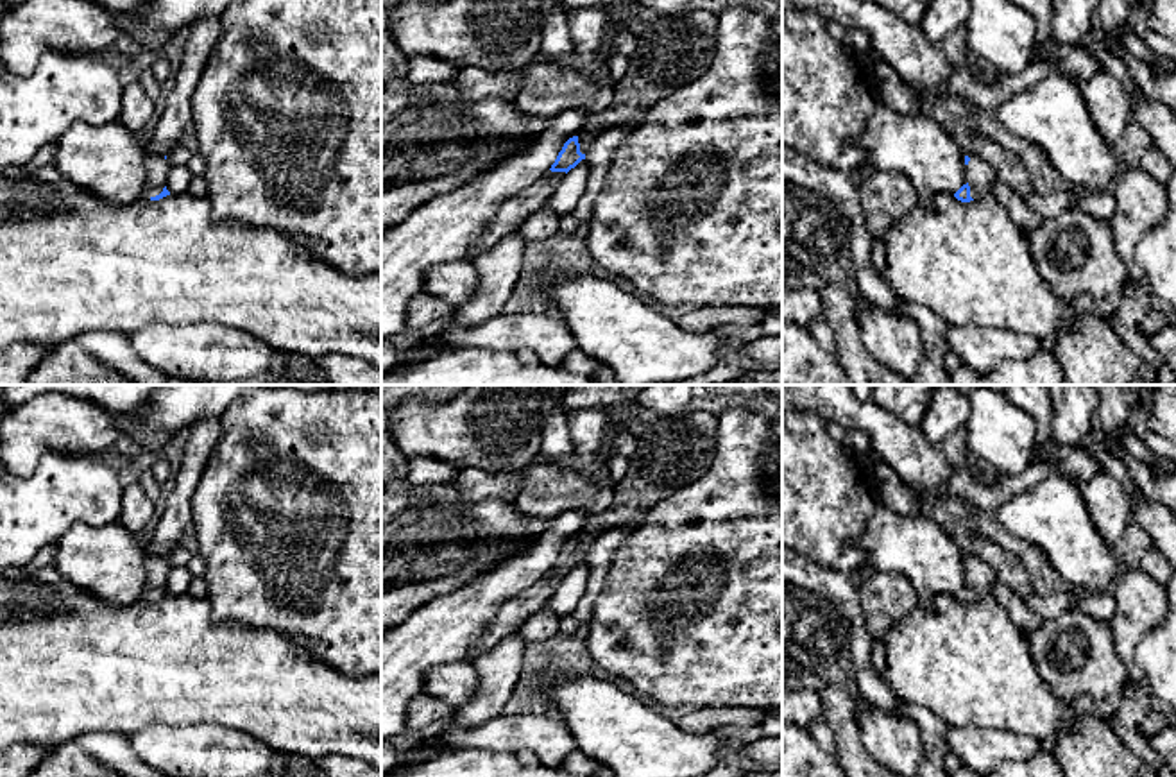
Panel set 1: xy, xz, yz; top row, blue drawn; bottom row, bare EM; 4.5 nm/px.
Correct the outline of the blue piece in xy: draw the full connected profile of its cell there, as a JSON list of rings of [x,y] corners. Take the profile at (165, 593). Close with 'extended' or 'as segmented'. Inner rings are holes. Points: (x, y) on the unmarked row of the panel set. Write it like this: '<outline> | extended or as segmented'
[[[147,553],[147,584],[141,594],[143,600],[159,602],[170,593],[165,587],[168,576],[168,560],[156,553]]] | extended

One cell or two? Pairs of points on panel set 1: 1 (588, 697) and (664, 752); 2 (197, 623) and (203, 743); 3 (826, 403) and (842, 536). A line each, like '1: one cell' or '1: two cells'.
1: one cell
2: two cells
3: two cells

